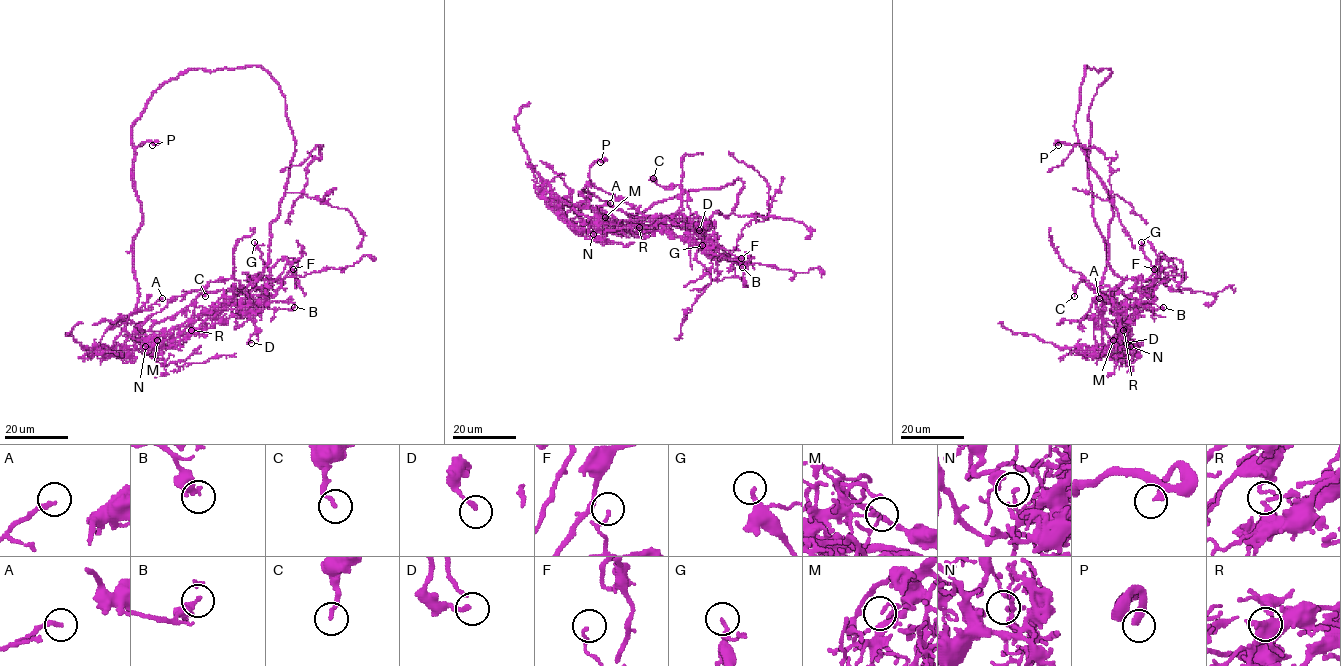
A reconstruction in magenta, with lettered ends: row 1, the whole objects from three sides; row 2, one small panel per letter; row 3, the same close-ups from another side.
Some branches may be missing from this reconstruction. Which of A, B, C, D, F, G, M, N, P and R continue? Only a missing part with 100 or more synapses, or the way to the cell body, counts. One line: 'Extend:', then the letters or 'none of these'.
Extend: P

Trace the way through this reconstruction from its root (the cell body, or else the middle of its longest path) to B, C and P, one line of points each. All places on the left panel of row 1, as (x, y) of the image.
B: (230, 290), (246, 289), (246, 298), (240, 306), (247, 308), (294, 307)
C: (230, 290), (242, 289), (242, 285), (239, 287), (239, 281), (232, 278), (210, 281), (203, 291), (205, 296)
P: (230, 290), (203, 292), (148, 331), (125, 319), (138, 300), (134, 152), (152, 145)

